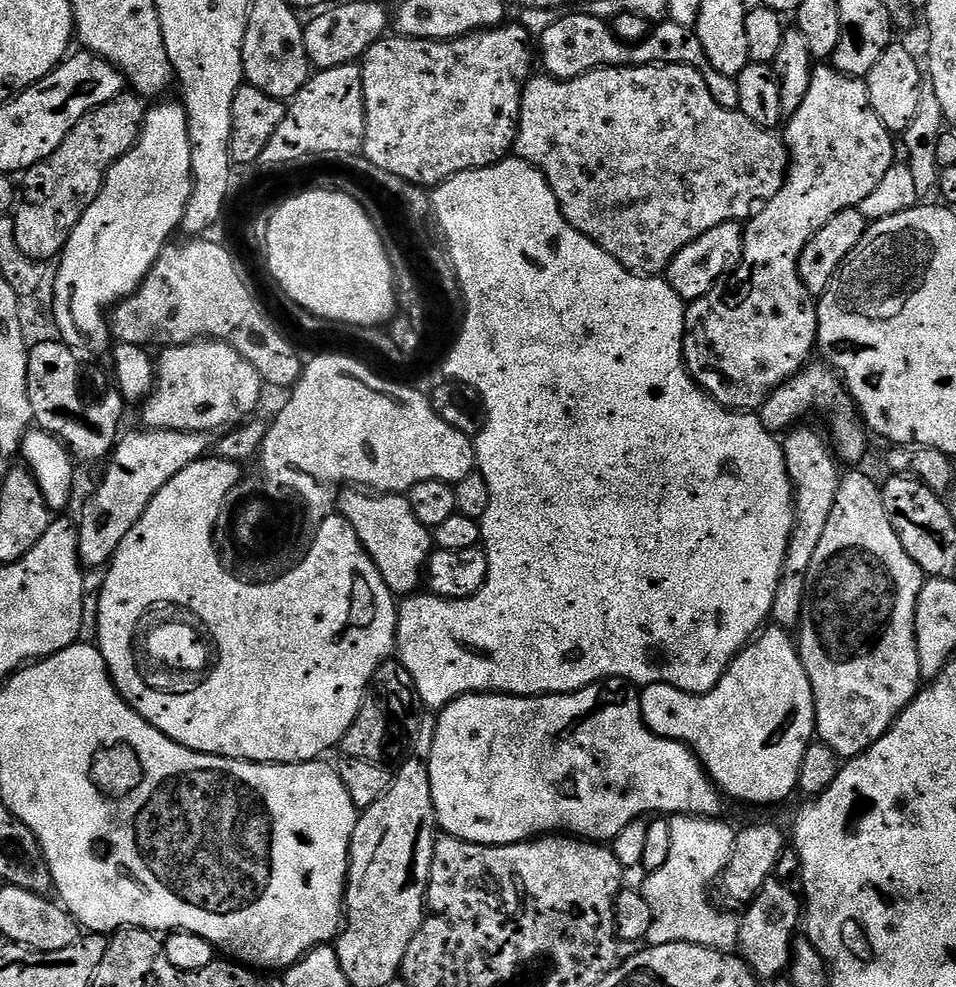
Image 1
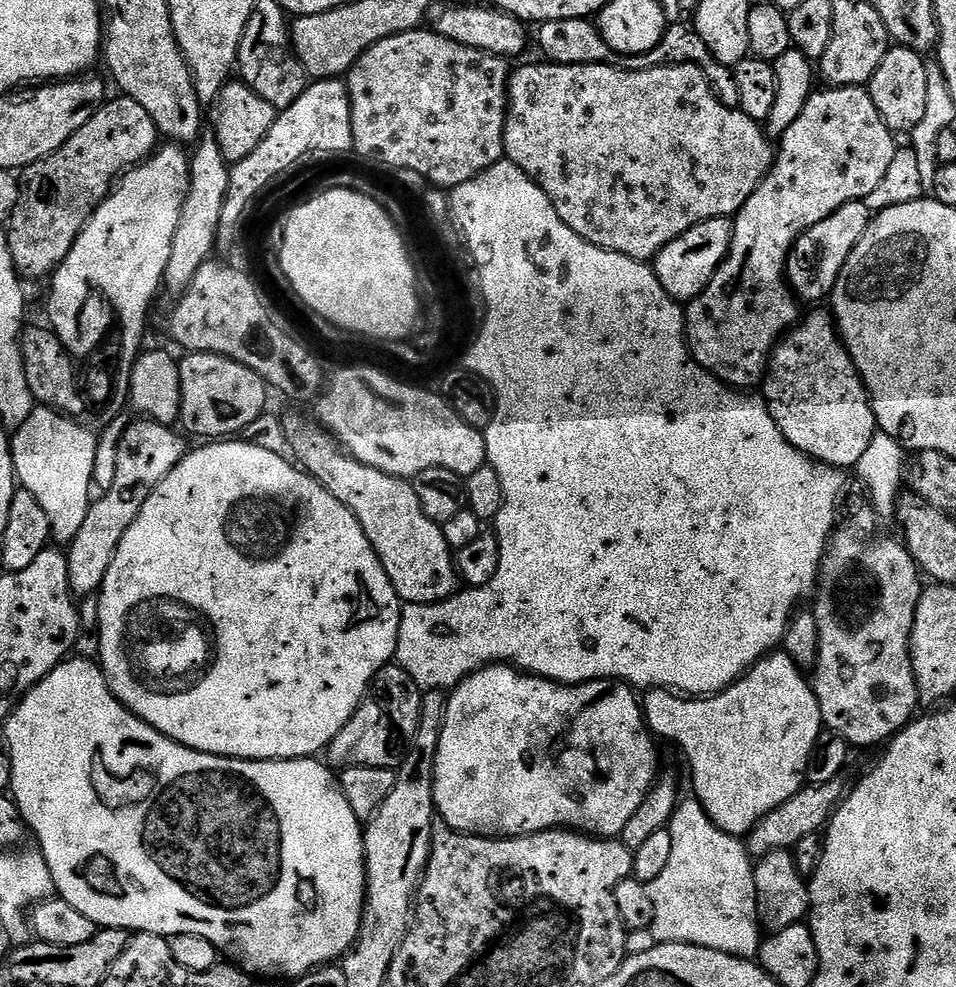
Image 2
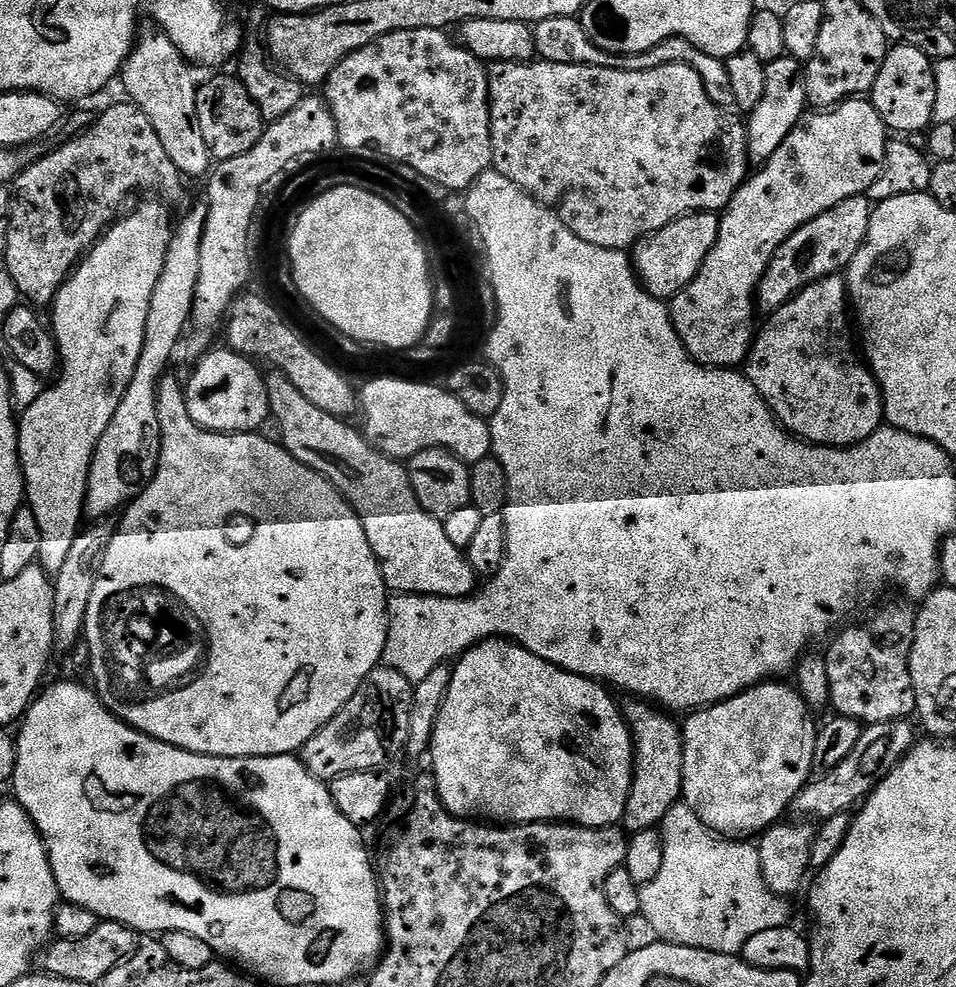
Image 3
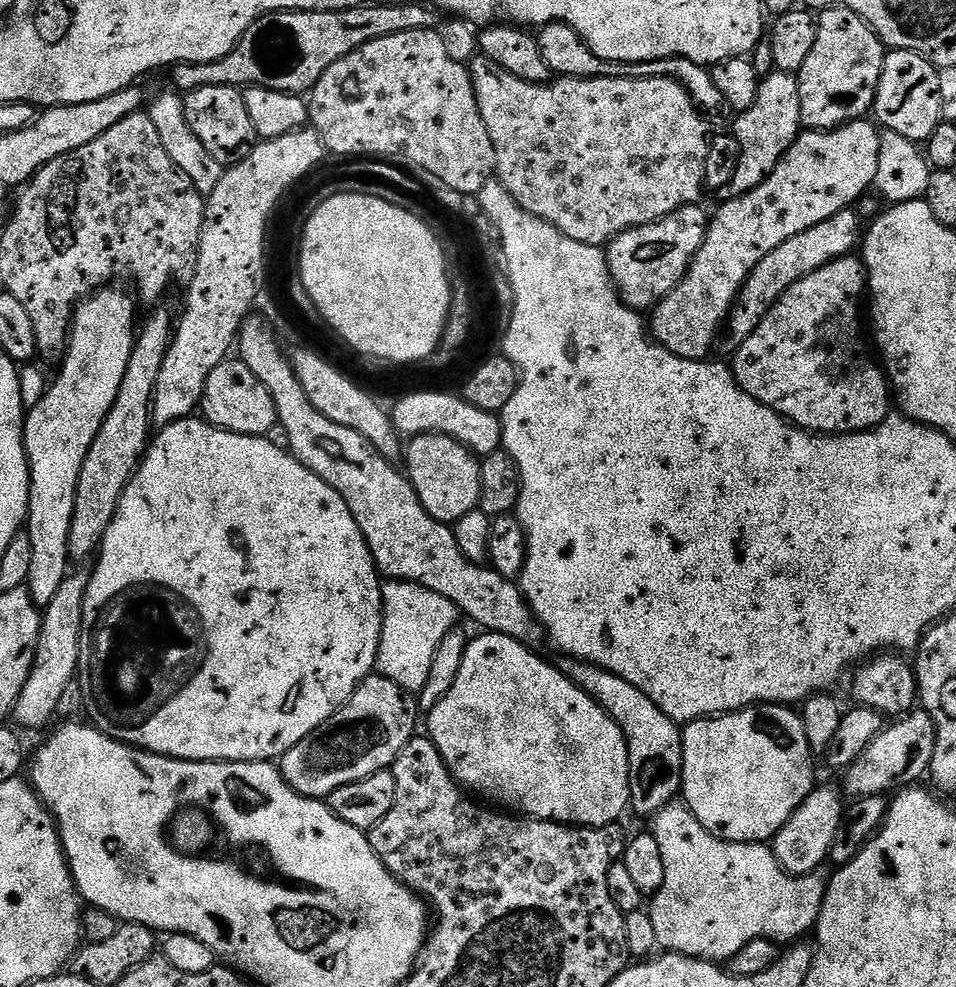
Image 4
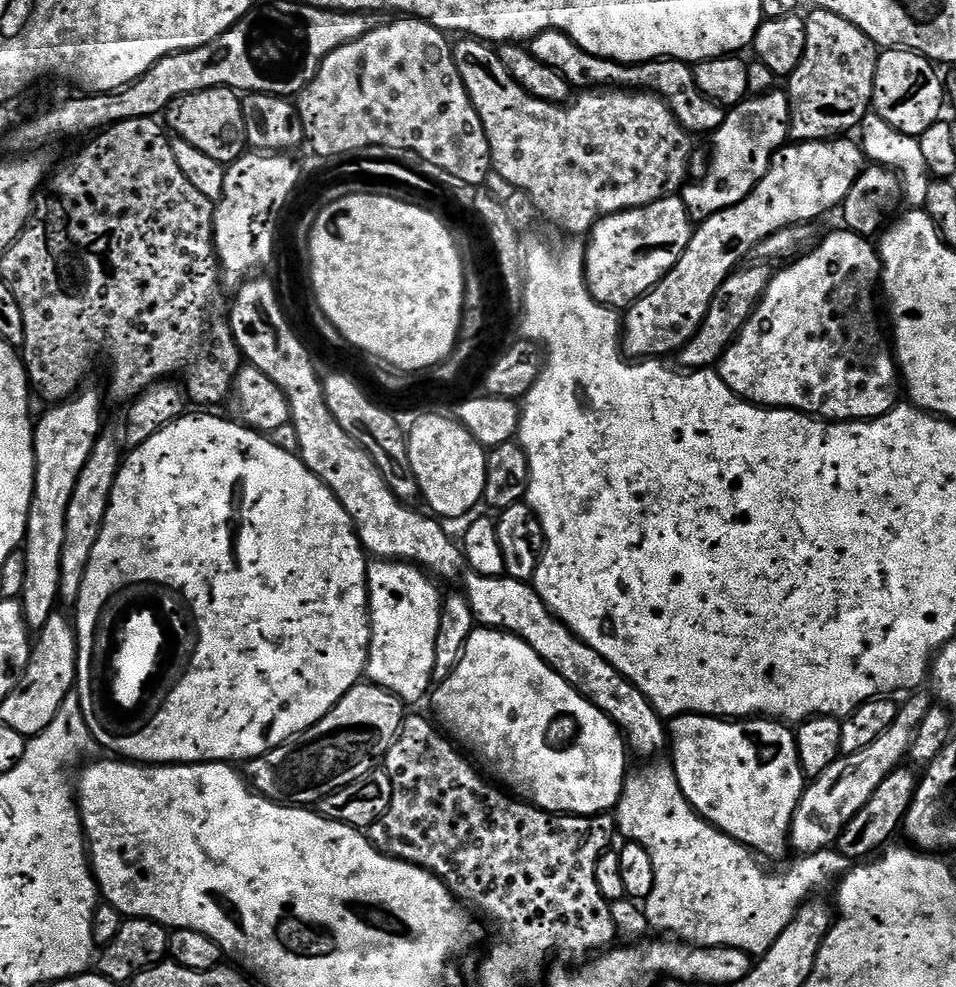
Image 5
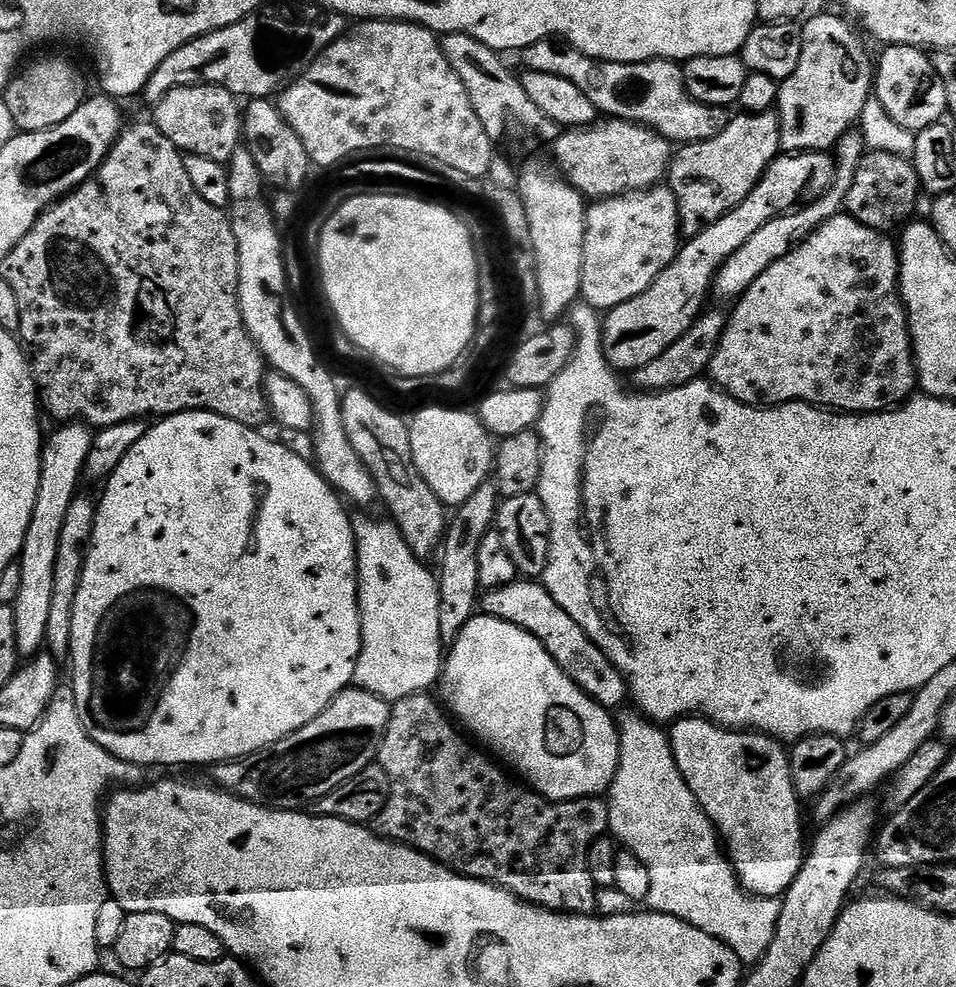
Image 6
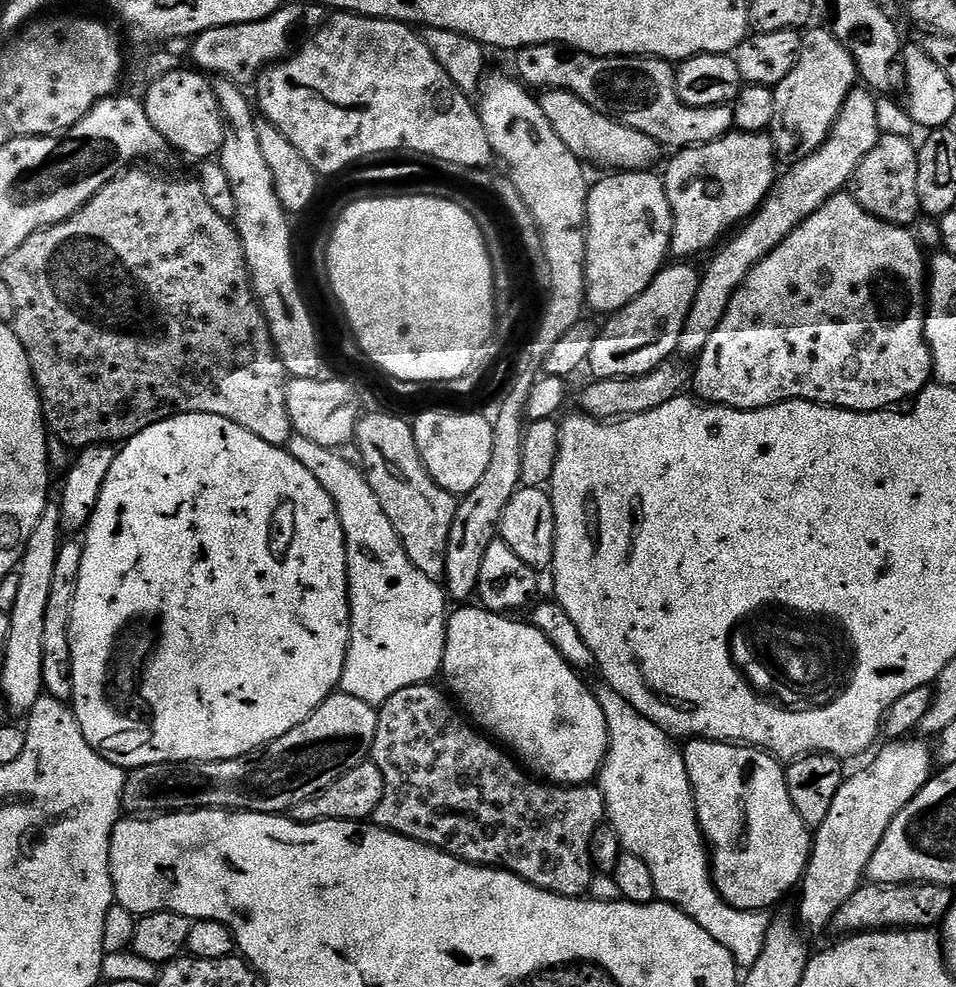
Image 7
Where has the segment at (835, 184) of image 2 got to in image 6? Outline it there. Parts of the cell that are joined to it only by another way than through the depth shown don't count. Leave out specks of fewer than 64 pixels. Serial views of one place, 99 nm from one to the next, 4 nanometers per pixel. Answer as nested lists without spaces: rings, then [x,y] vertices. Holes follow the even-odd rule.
[[[828,152],[777,156],[756,183],[756,189],[741,204],[734,206],[734,210],[718,218],[718,222],[691,237],[646,291],[638,294],[638,298],[630,298],[630,302],[622,302],[622,306],[607,309],[602,320],[602,347],[613,369],[641,368],[646,366],[646,362],[654,362],[662,350],[674,346],[674,342],[678,342],[678,338],[682,338],[682,334],[686,334],[700,313],[705,311],[704,299],[709,299],[722,262],[726,262],[726,258],[730,258],[730,254],[734,254],[750,234],[762,230],[766,222],[793,211],[805,199],[804,191],[811,186],[812,180],[817,189],[823,190],[832,183],[835,175],[836,161]]]

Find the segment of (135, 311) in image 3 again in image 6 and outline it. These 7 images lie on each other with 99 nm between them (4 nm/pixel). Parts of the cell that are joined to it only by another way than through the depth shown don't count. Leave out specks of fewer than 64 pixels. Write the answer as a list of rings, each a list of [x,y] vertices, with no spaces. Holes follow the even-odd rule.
[[[68,422],[57,428],[60,429],[42,444],[38,498],[34,502],[34,514],[18,557],[22,587],[12,609],[16,650],[24,658],[37,655],[45,647],[46,621],[50,618],[50,601],[54,599],[54,561],[58,559],[58,538],[62,538],[66,510],[70,510],[70,502],[78,495],[76,487],[84,476],[86,454],[90,454],[92,445],[93,433],[79,422]]]

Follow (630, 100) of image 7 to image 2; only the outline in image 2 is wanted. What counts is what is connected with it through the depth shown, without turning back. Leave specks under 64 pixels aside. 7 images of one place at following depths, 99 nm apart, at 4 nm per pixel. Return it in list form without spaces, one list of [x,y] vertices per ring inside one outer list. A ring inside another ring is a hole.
[[[569,18],[567,22],[546,22],[539,25],[540,48],[545,52],[547,59],[554,64],[605,64],[611,68],[625,68],[627,72],[637,72],[647,68],[658,68],[665,64],[693,64],[706,74],[706,82],[712,87],[714,98],[722,102],[727,108],[739,108],[738,82],[734,82],[732,68],[727,64],[718,62],[714,54],[706,46],[704,39],[696,33],[695,27],[684,24],[669,23],[664,30],[664,36],[654,46],[654,50],[634,54],[633,56],[621,56],[602,38],[600,31],[596,29],[592,20],[579,20]]]

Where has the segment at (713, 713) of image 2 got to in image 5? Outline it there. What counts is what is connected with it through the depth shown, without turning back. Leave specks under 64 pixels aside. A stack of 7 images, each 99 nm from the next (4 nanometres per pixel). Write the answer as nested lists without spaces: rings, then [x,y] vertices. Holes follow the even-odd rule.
[[[673,716],[670,720],[670,763],[682,794],[709,824],[761,857],[776,860],[790,848],[792,815],[802,798],[806,777],[800,765],[796,733],[787,723],[771,718],[729,720],[719,716]]]

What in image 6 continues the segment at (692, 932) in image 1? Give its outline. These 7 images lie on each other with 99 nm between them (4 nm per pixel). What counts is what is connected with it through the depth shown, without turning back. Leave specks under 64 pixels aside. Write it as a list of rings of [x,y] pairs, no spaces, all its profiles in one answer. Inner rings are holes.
[[[627,712],[618,720],[620,757],[616,777],[606,793],[608,826],[611,835],[627,851],[634,853],[638,862],[646,866],[646,870],[650,870],[647,907],[651,911],[678,918],[718,938],[718,942],[730,946],[730,950],[734,950],[734,954],[738,954],[738,958],[744,961],[745,965],[759,964],[766,950],[770,950],[770,942],[774,942],[781,901],[770,896],[753,896],[743,888],[722,847],[716,827],[712,825],[712,819],[702,810],[690,786],[686,786],[686,778],[682,778],[678,770],[678,762],[674,762],[669,733],[665,729],[663,732],[658,725]]]

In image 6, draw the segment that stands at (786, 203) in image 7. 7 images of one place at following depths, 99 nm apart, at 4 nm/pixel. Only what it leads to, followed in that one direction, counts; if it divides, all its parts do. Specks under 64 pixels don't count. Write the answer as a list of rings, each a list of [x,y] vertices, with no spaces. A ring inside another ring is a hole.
[[[856,130],[847,132],[834,149],[836,175],[832,183],[819,193],[820,197],[817,200],[810,201],[811,199],[809,199],[803,206],[766,222],[766,226],[762,226],[762,230],[750,234],[750,238],[746,238],[746,242],[742,242],[742,246],[738,246],[738,250],[734,250],[734,254],[730,254],[730,258],[726,258],[726,262],[722,262],[712,283],[711,295],[717,296],[720,300],[729,300],[729,302],[739,300],[745,290],[752,285],[754,278],[758,278],[758,274],[762,274],[762,270],[770,270],[770,266],[774,262],[778,262],[778,258],[786,258],[786,254],[790,254],[792,249],[802,243],[807,236],[814,234],[818,230],[818,226],[822,226],[822,222],[841,215],[846,202],[846,194],[850,194],[850,190],[854,186],[856,171],[865,155],[866,147],[860,132]]]

